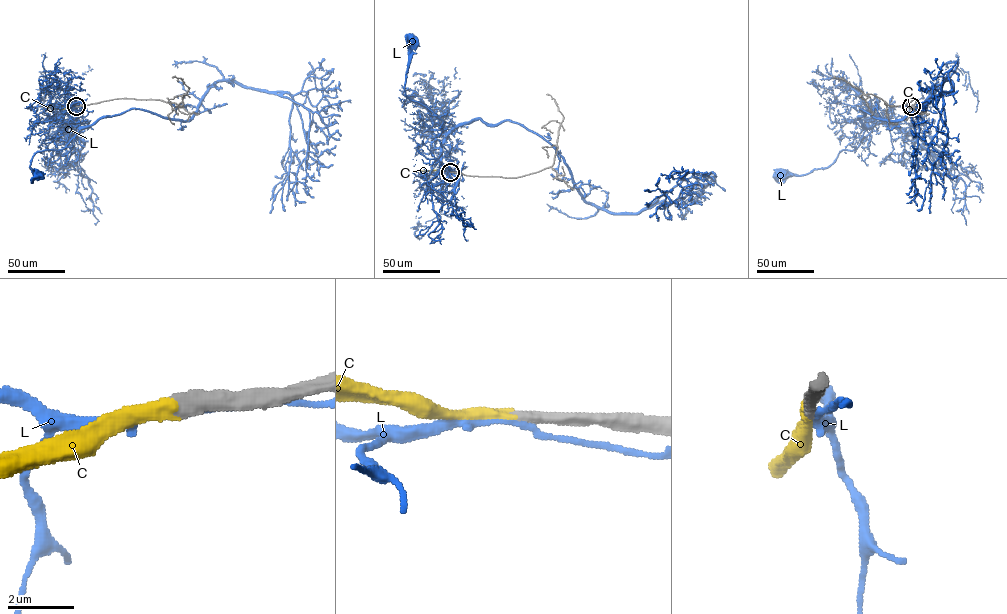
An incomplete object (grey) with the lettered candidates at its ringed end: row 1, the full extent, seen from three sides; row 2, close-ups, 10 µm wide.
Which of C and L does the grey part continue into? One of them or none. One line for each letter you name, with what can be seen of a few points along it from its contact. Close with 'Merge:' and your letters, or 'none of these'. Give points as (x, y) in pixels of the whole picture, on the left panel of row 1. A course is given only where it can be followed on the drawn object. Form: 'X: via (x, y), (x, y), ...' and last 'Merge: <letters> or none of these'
C: via (76, 106), (39, 106)
Merge: C

